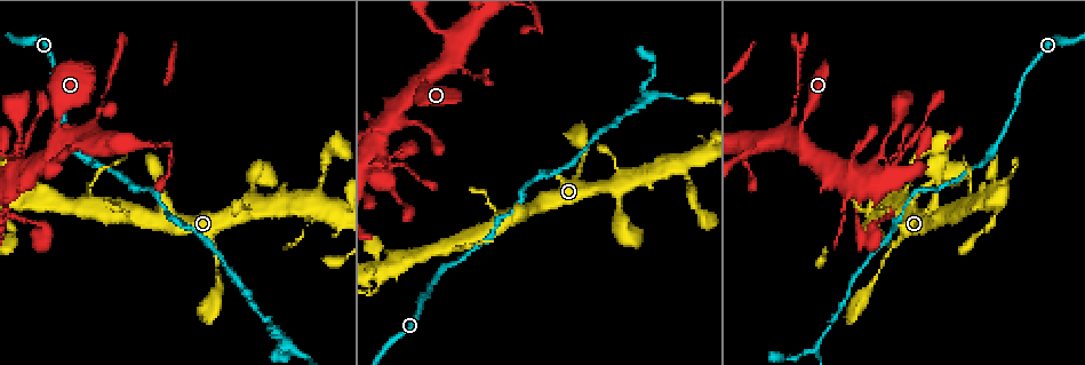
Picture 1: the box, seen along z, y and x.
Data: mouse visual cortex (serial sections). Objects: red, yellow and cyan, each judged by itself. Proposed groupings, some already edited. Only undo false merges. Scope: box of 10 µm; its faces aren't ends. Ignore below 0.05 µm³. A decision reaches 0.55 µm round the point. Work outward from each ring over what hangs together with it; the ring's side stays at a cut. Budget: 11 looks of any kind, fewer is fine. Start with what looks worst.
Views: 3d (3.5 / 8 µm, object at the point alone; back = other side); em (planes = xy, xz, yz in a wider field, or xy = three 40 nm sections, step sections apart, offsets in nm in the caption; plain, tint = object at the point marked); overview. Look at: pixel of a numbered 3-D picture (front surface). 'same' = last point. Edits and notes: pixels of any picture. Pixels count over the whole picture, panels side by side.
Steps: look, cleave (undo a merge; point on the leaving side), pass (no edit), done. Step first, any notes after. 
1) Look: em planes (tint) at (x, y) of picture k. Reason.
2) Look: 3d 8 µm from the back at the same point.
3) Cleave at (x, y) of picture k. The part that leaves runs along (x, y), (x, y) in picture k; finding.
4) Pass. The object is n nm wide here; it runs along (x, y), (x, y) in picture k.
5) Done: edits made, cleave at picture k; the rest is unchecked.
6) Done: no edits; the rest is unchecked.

Look: 3d 3.5 µm at (287, 340) of picture 1. A fork.

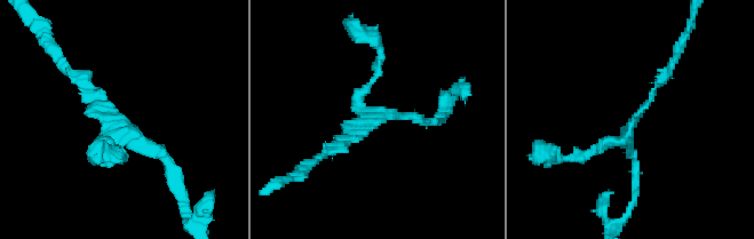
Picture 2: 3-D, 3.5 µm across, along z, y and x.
Look: em xy step 2 (plain) at (371, 119) of picture 2. 3 arms meet here; the arms are 150, 150, 150 nm wide; shape alone is not enough.

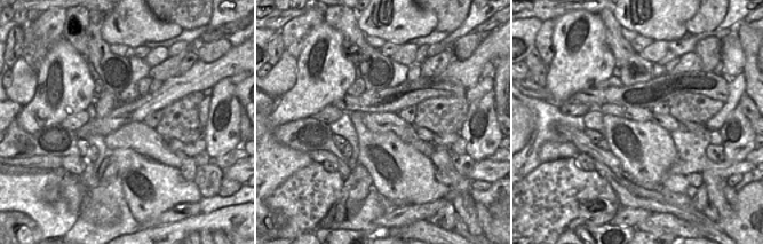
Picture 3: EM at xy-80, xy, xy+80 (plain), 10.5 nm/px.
Look: em xy step 2 (tint) at the same point. With the object marked.

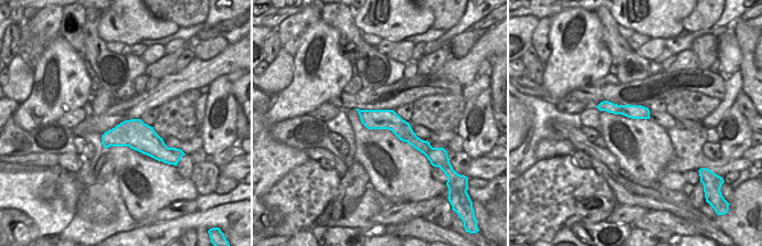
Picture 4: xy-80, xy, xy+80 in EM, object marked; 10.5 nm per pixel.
Pass. It runs along (667, 70), (627, 133), (580, 158) in picture 2; one cell here.

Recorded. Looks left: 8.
Look: 3d 3.5 µm from the back at (20, 199) of picture 1. Four-way junction.

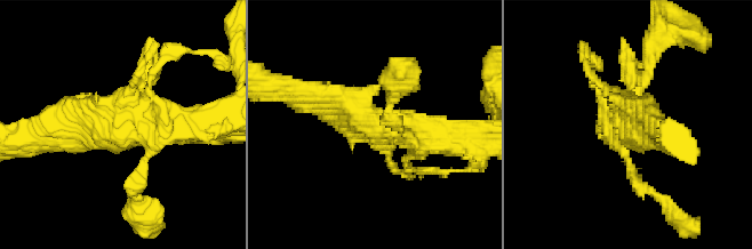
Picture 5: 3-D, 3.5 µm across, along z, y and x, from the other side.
Look: em xy step 5 (tint) at (631, 123) of picture 5. Now the EM.

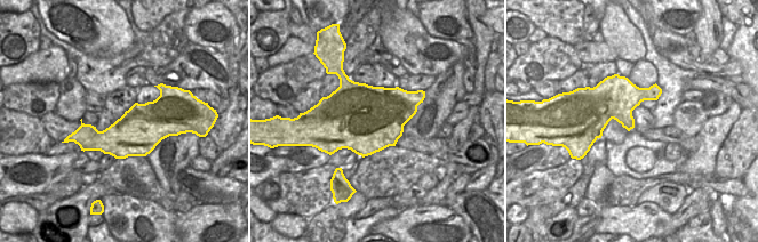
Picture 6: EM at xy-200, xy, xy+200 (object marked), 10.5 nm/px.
Pass. It runs along (48, 126), (140, 126), (150, 136), (140, 175) in picture 5; one cell here.

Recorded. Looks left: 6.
Look: 3d 3.5 µm at (382, 166) of picture 1. Small branch off a trunk.

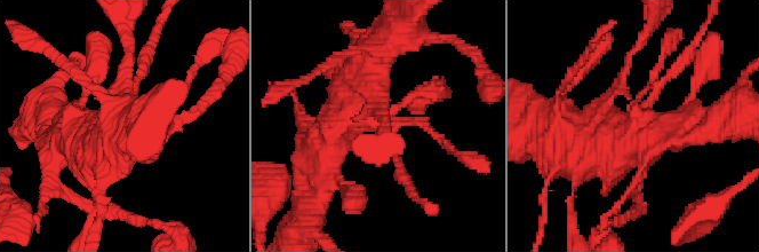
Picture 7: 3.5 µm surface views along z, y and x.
Look: em planes (tint) at (374, 123) of picture 7. Need the tissue.

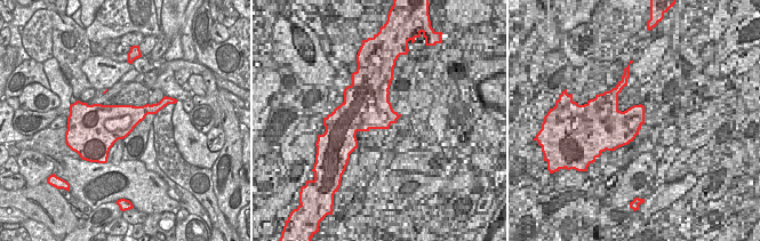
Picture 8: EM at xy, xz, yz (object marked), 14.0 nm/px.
Pass. It runs along (569, 142), (622, 132), (677, 69) in picture 7; continuous, no second cell.

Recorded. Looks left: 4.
Look: 3d 3.5 µm at (788, 120) of picture 1. Sudden change in width.

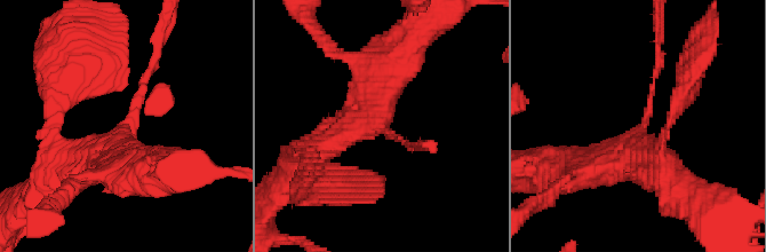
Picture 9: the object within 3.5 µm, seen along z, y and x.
Look: em planes (tint) at (643, 129) of picture 9.

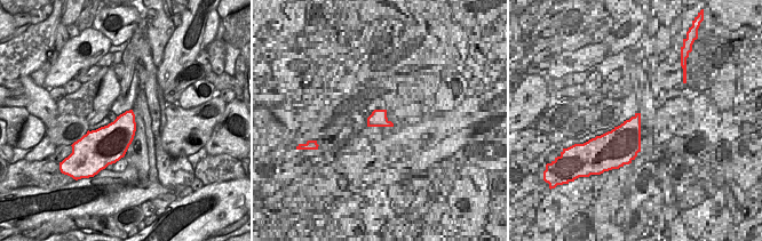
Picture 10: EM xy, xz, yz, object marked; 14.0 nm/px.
Pass. It runs along (58, 159), (101, 159), (153, 61) in picture 9; continuous, no second cell.

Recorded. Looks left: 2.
Done: no edits; the rest is unchecked.

